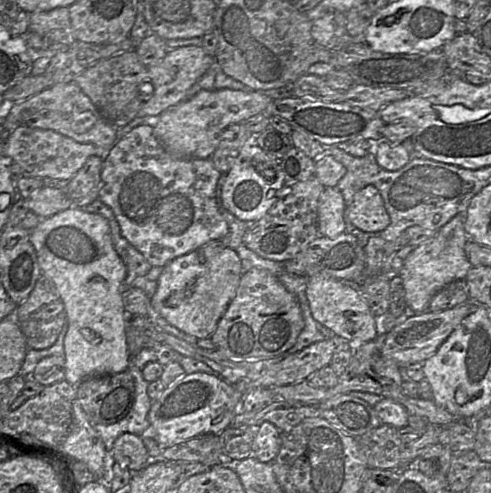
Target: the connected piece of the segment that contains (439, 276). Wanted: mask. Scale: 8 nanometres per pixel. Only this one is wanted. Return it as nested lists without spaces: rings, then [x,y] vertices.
[[[462,211],[451,219],[437,235],[427,243],[414,247],[407,257],[401,273],[401,296],[407,311],[422,312],[430,298],[446,284],[459,281],[469,268],[464,250]]]

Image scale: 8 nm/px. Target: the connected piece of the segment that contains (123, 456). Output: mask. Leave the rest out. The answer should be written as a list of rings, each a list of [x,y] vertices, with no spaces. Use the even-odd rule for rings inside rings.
[[[129,432],[121,434],[115,440],[111,454],[116,462],[130,469],[133,474],[151,461],[141,436]]]

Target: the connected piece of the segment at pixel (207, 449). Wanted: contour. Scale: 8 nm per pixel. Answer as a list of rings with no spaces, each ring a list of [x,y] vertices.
[[[203,434],[173,446],[163,448],[161,458],[166,461],[199,462],[208,467],[228,465],[233,459],[224,457],[224,448],[217,434]]]

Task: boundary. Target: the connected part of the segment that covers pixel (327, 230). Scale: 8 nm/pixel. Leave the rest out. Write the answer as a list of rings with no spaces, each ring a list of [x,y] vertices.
[[[338,187],[323,189],[317,206],[317,235],[330,235],[350,229],[347,199]]]

